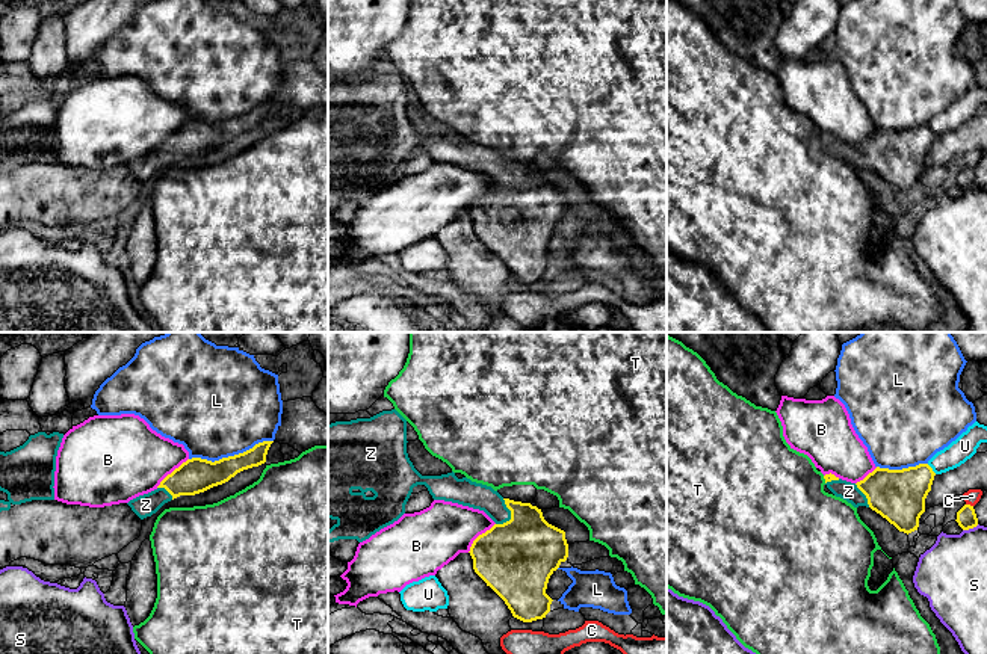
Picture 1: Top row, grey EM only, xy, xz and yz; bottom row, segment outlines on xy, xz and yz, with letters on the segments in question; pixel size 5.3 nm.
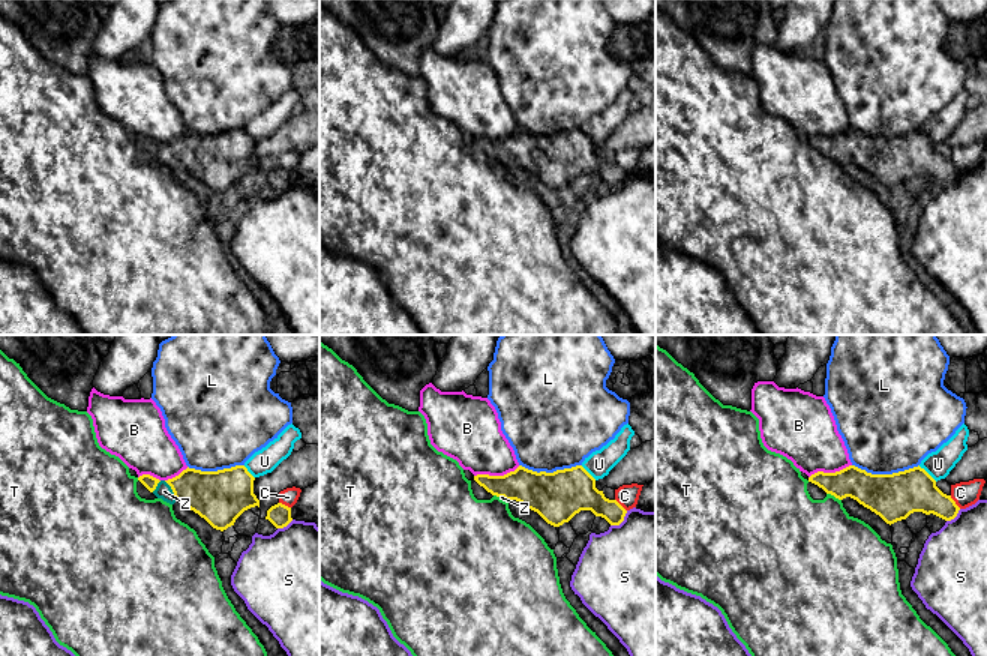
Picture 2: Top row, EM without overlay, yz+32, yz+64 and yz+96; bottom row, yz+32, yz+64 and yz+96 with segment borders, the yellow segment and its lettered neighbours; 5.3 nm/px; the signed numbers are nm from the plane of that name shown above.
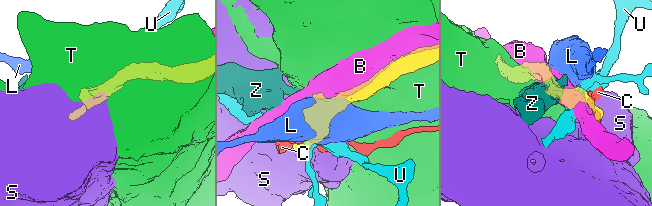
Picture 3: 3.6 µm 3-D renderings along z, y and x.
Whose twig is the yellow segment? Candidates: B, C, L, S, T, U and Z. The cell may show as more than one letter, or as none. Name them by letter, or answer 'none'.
Z

